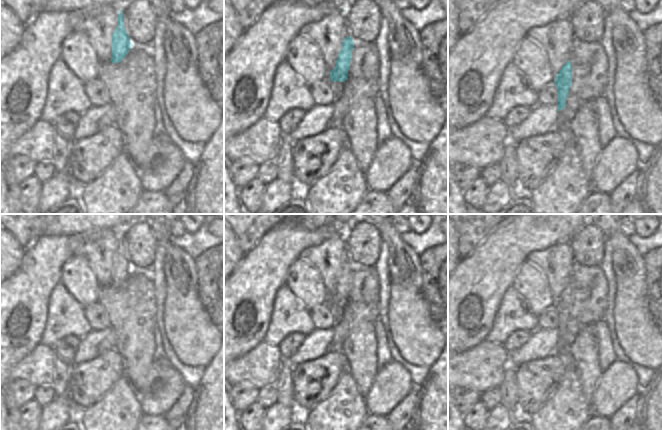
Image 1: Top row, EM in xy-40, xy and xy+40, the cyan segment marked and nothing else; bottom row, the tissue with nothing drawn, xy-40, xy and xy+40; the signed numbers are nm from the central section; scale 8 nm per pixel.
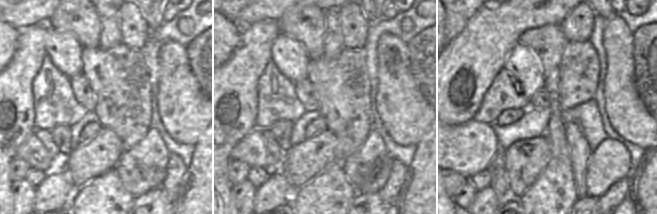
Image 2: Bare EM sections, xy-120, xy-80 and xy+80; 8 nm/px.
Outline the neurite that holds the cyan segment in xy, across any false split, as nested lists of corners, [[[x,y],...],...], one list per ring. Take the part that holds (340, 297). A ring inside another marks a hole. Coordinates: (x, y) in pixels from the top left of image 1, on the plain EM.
[[[351,260],[344,263],[342,273],[336,285],[336,291],[330,296],[332,306],[345,306],[348,303],[348,295],[352,285],[352,275],[354,273],[354,265]]]

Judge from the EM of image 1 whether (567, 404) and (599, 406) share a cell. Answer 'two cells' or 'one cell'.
two cells

